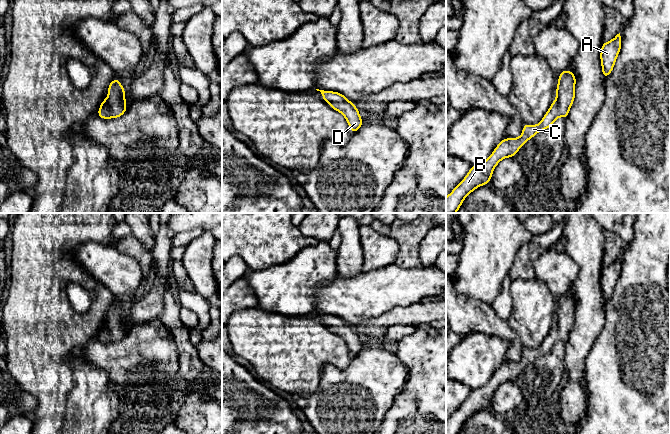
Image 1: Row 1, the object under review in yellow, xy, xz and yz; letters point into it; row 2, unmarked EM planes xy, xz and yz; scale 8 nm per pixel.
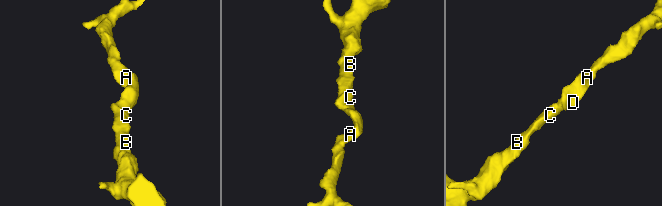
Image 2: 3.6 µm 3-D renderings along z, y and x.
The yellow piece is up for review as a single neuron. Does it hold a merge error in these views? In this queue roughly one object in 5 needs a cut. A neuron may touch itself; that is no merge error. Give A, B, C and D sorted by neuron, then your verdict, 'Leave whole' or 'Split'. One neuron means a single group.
Groups: A B C D. Leave whole

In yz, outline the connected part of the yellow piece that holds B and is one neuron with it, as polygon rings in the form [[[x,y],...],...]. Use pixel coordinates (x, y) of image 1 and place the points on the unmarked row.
[[[570,294],[559,297],[556,324],[552,326],[541,346],[528,349],[524,346],[523,355],[518,362],[504,362],[484,386],[471,390],[468,398],[446,421],[446,434],[458,434],[465,422],[476,412],[491,406],[494,392],[504,382],[515,381],[518,374],[538,356],[551,351],[561,340],[567,342],[575,323],[576,301]]]

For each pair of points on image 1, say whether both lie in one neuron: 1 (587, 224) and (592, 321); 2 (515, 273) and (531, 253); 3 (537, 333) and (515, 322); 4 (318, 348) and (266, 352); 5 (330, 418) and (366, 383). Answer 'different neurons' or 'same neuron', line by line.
1: same neuron
2: same neuron
3: same neuron
4: same neuron
5: same neuron

